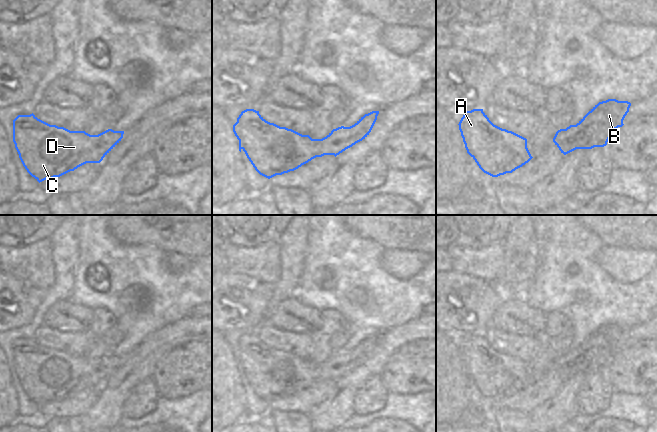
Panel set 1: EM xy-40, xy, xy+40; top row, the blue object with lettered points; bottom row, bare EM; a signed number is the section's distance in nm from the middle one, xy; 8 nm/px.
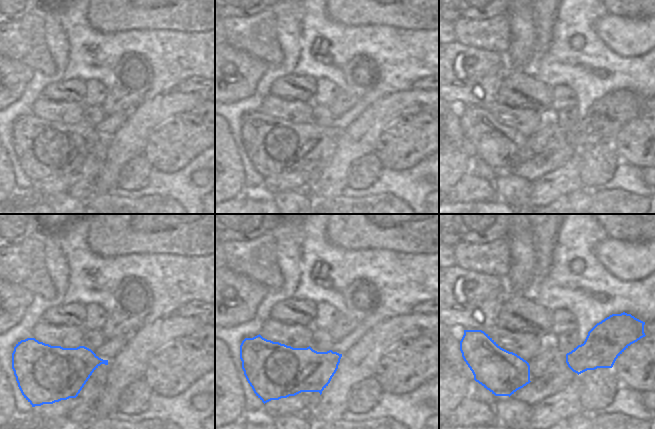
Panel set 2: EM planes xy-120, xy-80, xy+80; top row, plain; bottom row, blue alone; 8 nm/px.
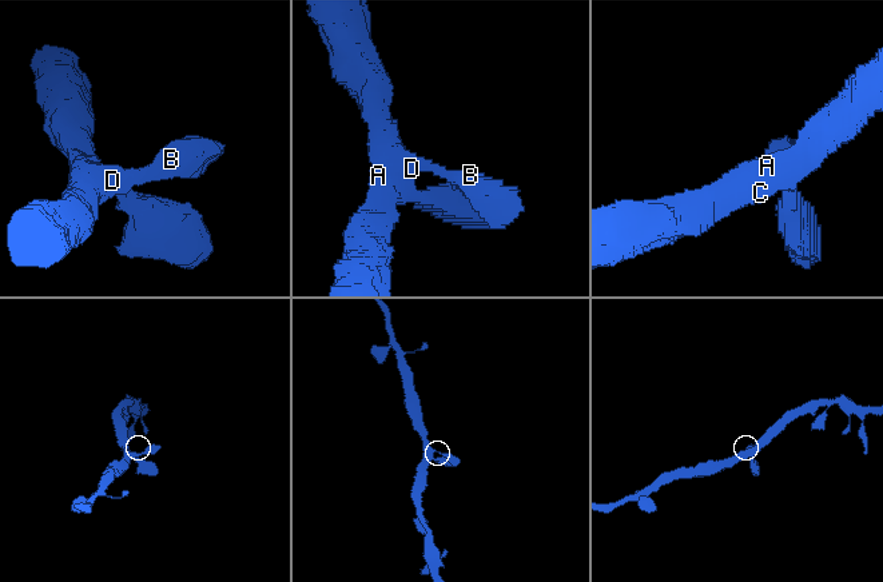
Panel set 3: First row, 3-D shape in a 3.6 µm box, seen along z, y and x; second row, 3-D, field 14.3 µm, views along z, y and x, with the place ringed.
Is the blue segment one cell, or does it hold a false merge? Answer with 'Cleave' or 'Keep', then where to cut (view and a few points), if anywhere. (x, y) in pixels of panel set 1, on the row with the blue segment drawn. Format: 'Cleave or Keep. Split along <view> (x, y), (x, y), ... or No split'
Keep. No split

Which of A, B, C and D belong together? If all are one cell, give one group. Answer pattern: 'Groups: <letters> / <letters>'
Groups: A B C D

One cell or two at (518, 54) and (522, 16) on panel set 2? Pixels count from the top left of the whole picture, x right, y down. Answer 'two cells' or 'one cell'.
one cell

